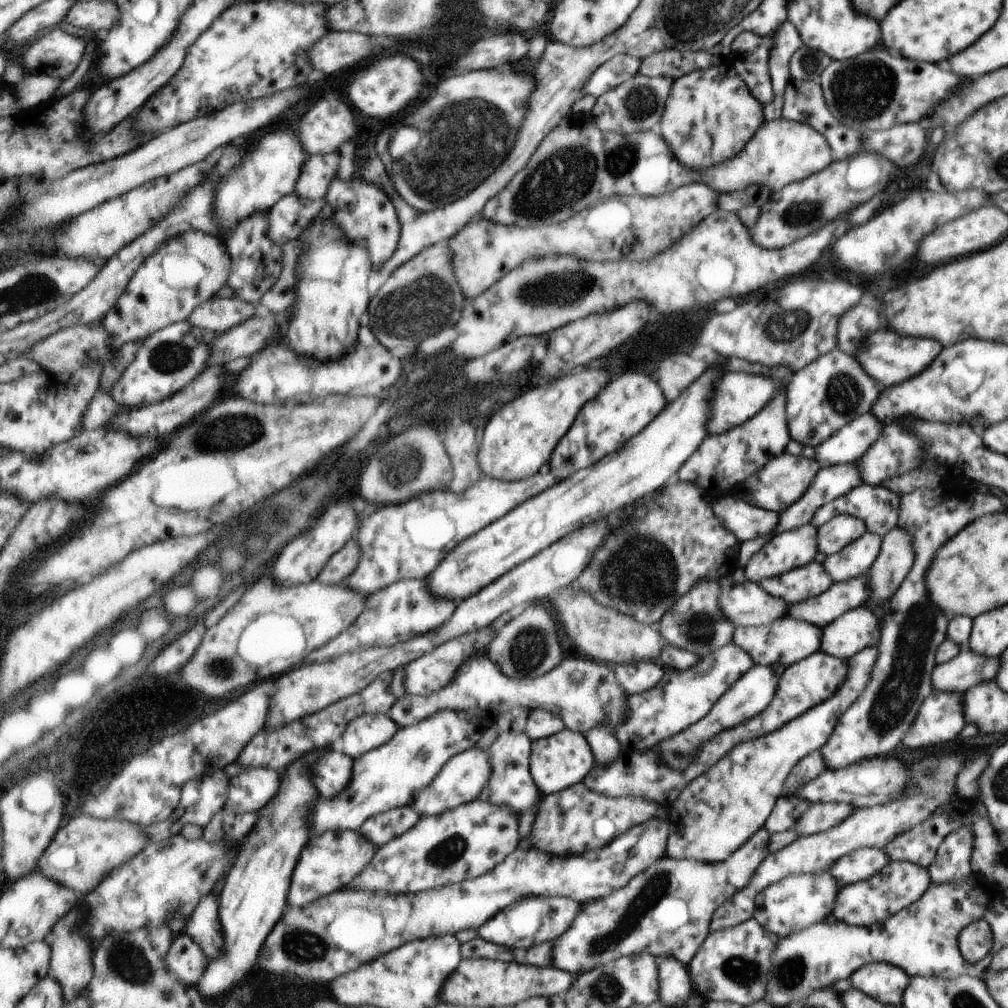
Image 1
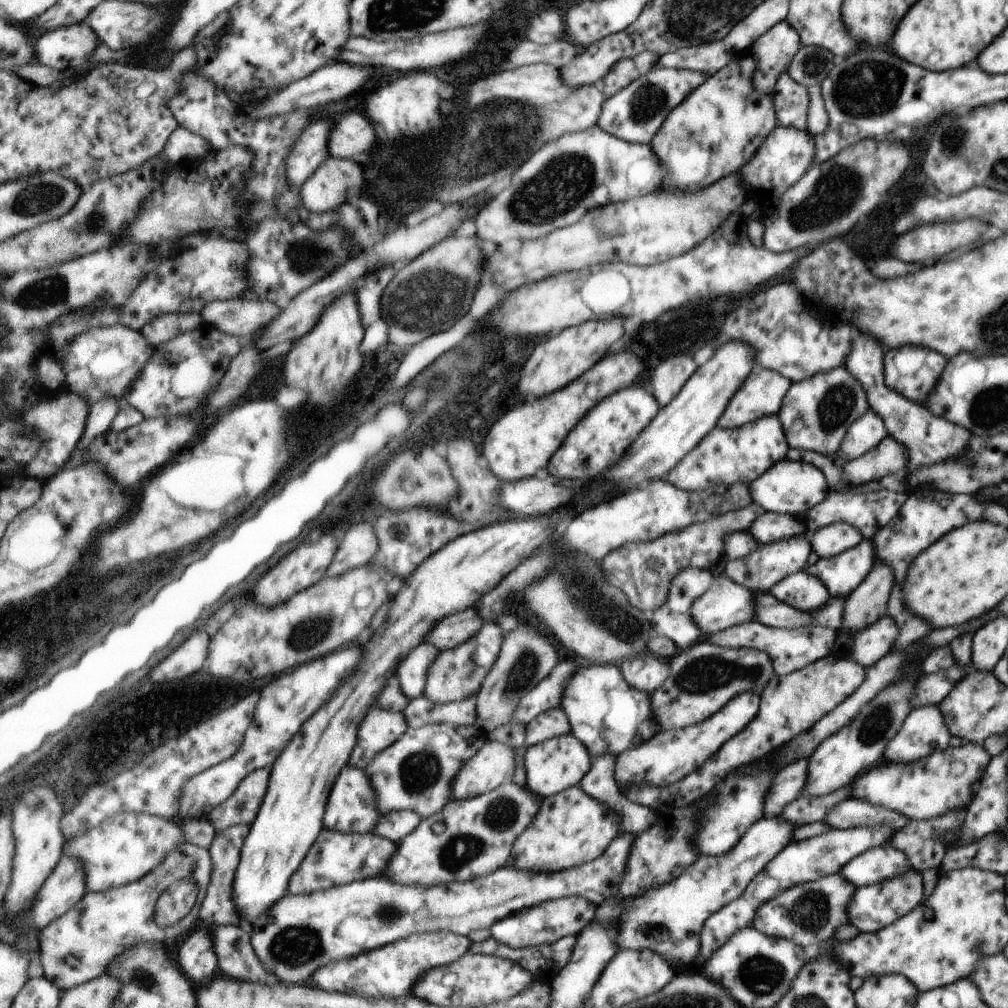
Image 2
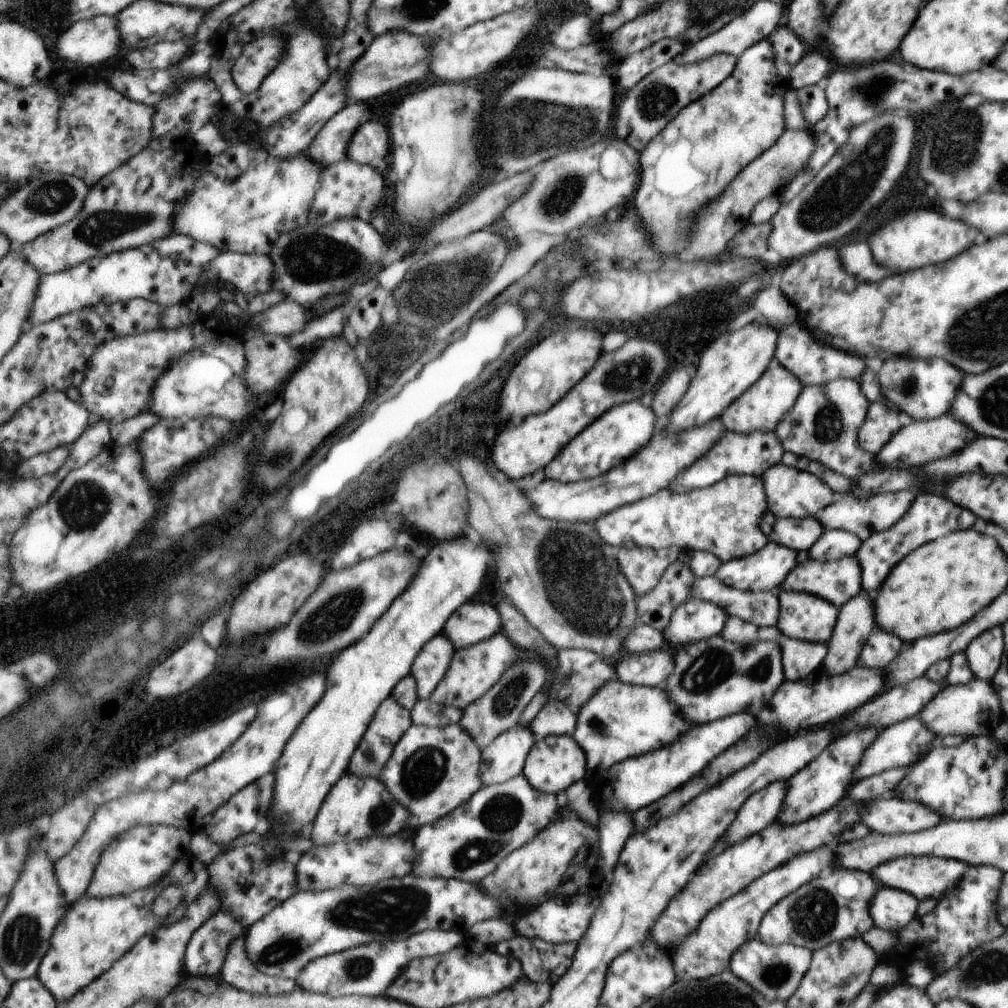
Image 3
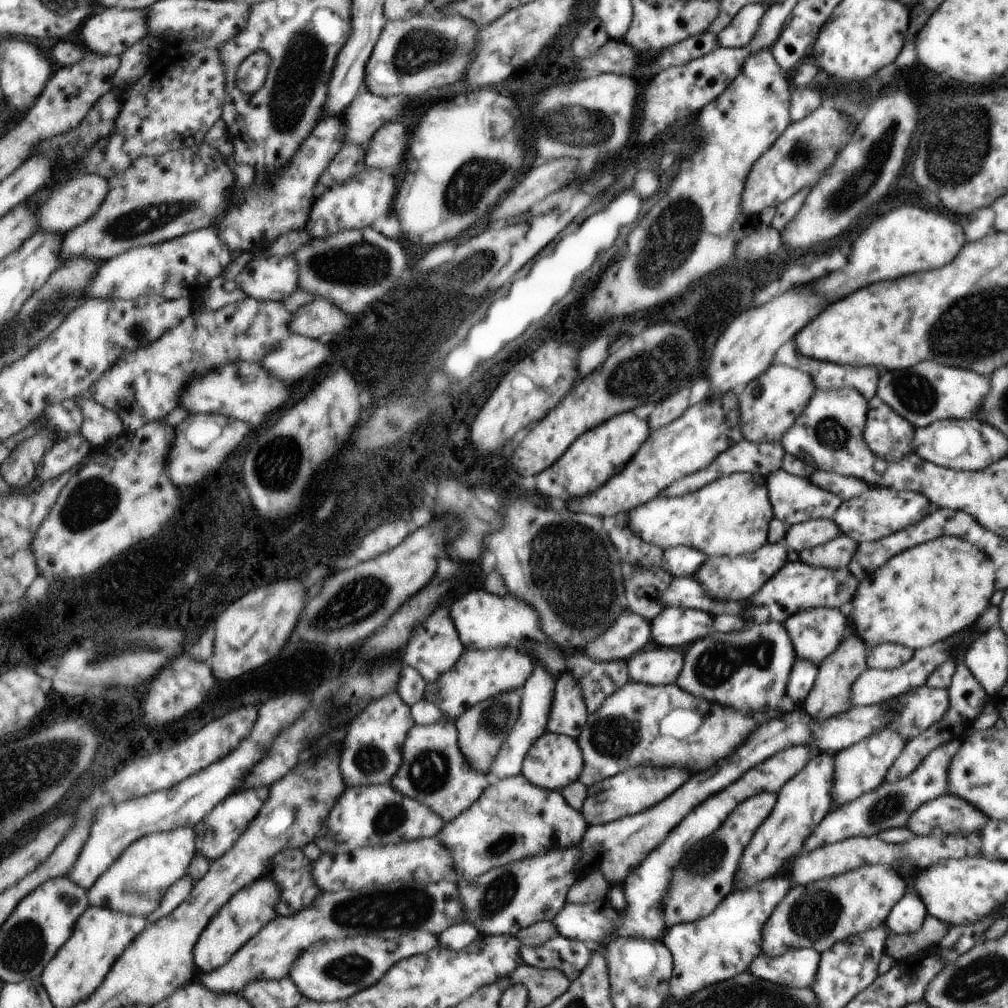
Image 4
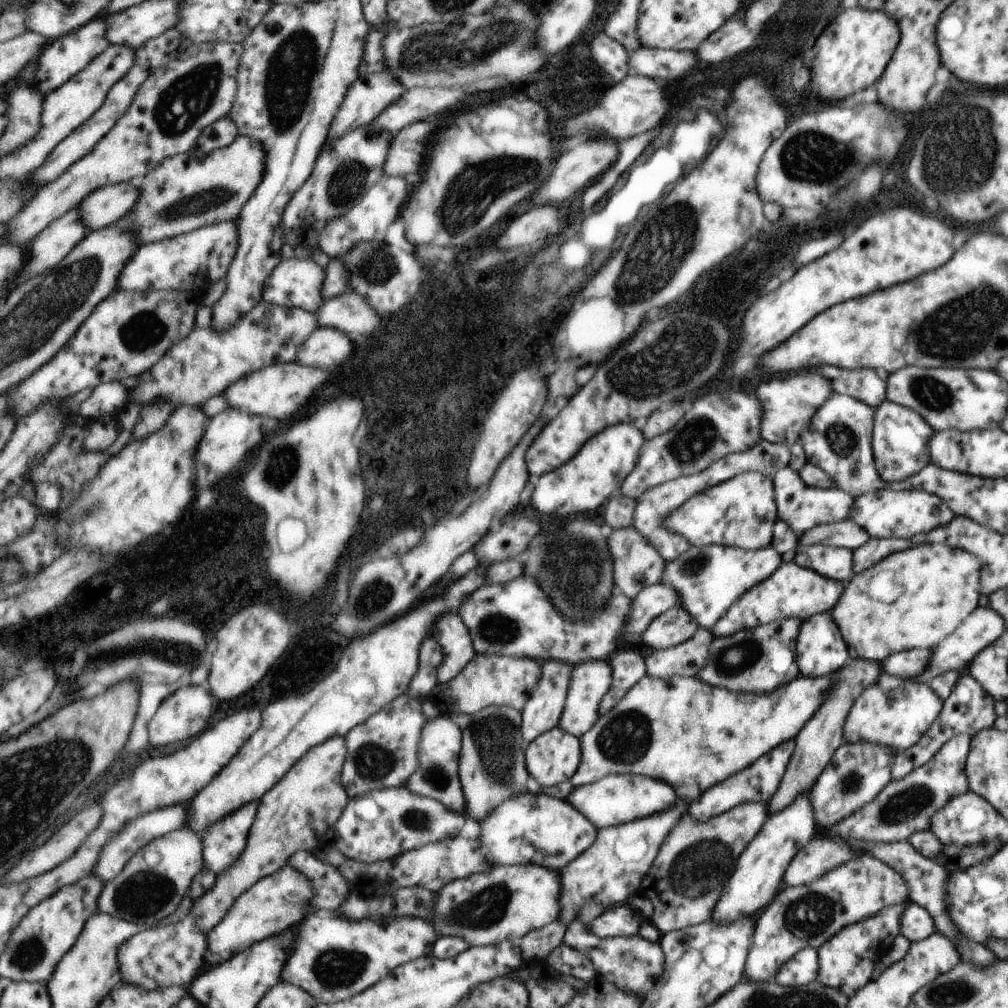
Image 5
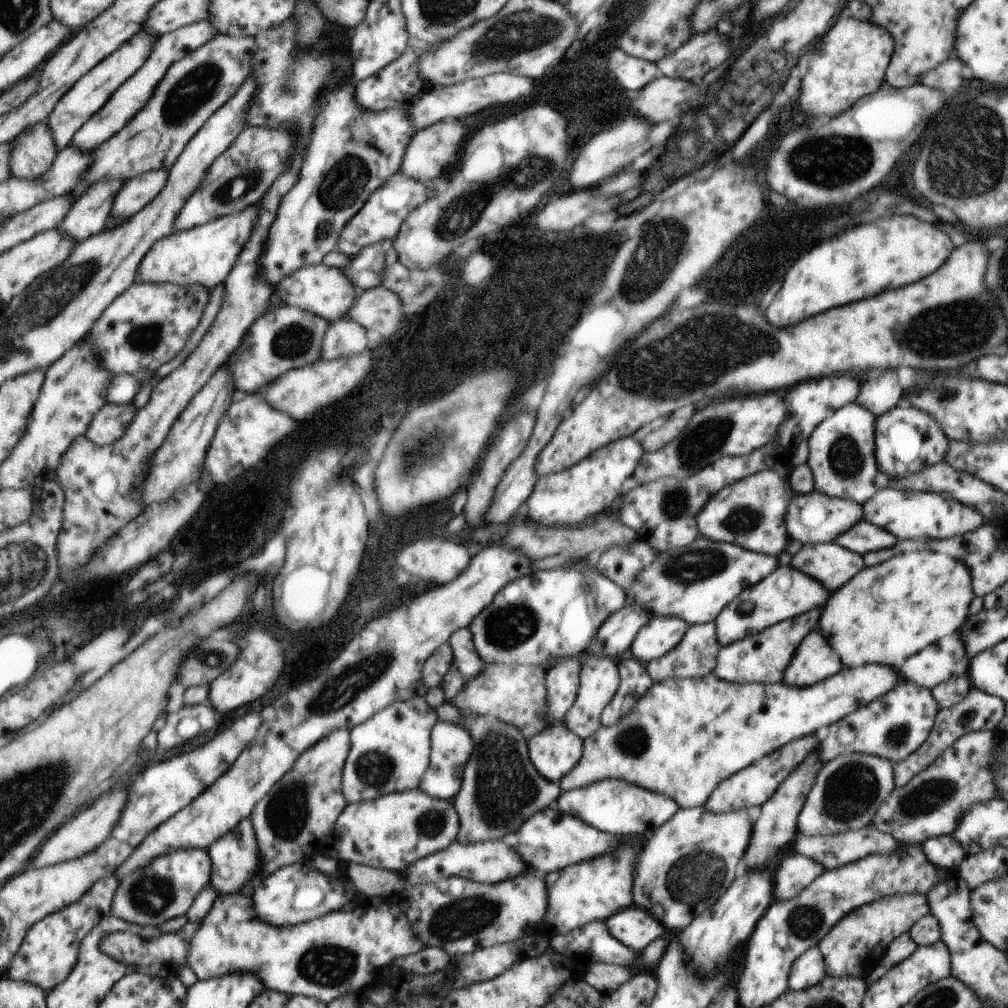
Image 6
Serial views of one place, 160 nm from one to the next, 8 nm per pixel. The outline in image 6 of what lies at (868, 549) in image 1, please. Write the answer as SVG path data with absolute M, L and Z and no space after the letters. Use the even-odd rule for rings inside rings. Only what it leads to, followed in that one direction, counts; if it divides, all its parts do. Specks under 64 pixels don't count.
M789 564L778 565L773 573L763 578L757 585L742 587L738 596L726 604L725 608L714 618L718 642L724 647L749 635L761 633L763 629L777 625L779 621L787 621L800 614L811 612L813 609L821 609L828 600L829 594L830 592L810 575L795 570ZM783 578L789 580L789 586L784 592L781 591Z

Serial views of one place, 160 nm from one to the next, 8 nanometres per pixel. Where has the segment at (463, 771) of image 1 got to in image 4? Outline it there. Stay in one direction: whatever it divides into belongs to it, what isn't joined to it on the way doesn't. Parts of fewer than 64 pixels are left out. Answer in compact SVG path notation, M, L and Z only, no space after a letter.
M534 664L534 670L527 677L526 685L521 690L522 706L519 720L495 759L491 772L492 780L514 777L521 774L524 760L527 756L527 749L546 732L546 724L549 721L550 708L553 704L556 687L555 676L545 666Z

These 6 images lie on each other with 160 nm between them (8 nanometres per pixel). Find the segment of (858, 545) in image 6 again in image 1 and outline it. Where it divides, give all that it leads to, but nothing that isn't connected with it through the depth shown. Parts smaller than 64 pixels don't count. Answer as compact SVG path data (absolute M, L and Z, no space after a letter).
M730 496L710 502L714 515L722 525L740 542L750 541L775 534L778 526L778 513L753 506Z

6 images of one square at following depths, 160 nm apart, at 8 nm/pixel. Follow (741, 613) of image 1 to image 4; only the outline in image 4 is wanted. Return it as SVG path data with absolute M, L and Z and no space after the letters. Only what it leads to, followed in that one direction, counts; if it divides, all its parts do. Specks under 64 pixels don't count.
M664 607L650 623L651 645L679 649L713 631L713 616L699 609Z

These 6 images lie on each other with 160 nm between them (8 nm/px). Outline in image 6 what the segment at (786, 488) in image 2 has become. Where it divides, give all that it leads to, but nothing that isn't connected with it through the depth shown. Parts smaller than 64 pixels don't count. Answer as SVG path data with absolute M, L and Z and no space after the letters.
M815 490L804 495L792 492L786 510L787 534L803 544L831 543L863 520L863 516L862 506L851 499L829 497Z

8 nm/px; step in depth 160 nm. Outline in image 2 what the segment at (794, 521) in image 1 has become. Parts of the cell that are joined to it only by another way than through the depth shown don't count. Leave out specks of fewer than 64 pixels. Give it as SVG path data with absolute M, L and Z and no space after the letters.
M887 436L874 449L845 462L841 466L842 478L845 484L856 486L863 482L881 480L887 474L903 474L906 472L905 452L901 444Z

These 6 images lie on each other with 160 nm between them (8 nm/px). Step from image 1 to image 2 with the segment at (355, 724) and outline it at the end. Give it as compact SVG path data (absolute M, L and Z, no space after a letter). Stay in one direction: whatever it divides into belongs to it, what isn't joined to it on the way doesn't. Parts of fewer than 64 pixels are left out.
M374 707L365 717L359 729L358 744L351 756L351 765L364 771L391 745L394 745L408 730L410 725L399 711Z

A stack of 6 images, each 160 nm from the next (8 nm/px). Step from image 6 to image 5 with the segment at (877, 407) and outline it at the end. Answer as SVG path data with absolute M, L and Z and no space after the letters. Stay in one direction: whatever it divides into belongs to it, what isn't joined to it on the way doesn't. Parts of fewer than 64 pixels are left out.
M873 369L843 370L841 376L830 380L830 383L835 393L849 395L873 410L886 400L885 382L873 372Z

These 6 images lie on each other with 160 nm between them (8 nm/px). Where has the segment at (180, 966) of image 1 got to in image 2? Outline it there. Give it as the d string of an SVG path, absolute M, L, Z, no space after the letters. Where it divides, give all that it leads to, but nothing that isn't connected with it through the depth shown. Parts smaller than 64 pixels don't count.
M201 924L185 942L182 940L178 962L193 982L203 982L215 976L215 970L219 970L218 954L211 938L210 930Z

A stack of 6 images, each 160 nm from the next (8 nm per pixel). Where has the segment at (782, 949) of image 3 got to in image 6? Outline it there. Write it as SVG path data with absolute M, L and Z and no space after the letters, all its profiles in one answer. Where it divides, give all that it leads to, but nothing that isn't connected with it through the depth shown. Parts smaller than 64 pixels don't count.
M817 946L807 949L790 966L789 988L802 991L815 986L827 976L825 959Z

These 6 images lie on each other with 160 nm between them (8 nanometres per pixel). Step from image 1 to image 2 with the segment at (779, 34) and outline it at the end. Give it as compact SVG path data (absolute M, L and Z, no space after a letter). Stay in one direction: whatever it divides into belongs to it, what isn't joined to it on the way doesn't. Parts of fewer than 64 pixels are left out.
M787 72L781 73L771 90L774 110L778 115L779 126L806 131L808 92L791 80Z

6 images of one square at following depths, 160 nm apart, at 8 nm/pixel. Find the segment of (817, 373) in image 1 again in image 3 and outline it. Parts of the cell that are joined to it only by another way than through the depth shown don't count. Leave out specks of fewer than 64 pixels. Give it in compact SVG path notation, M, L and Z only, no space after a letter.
M837 379L822 385L802 385L789 414L775 428L774 434L785 451L817 461L848 479L875 471L878 460L858 443L858 430L869 412L869 400L855 379Z

